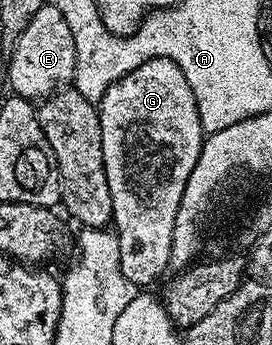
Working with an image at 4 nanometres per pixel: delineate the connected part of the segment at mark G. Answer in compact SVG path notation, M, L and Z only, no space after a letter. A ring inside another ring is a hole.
M155 57L123 74L103 94L97 110L102 128L103 166L111 194L112 224L119 240L120 267L131 283L143 286L156 281L169 269L174 220L206 135L190 84L186 83L177 62L168 57Z

